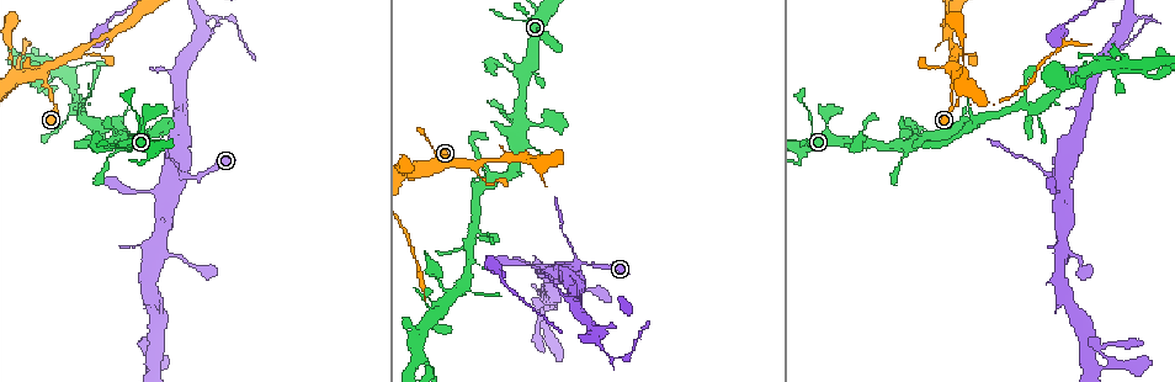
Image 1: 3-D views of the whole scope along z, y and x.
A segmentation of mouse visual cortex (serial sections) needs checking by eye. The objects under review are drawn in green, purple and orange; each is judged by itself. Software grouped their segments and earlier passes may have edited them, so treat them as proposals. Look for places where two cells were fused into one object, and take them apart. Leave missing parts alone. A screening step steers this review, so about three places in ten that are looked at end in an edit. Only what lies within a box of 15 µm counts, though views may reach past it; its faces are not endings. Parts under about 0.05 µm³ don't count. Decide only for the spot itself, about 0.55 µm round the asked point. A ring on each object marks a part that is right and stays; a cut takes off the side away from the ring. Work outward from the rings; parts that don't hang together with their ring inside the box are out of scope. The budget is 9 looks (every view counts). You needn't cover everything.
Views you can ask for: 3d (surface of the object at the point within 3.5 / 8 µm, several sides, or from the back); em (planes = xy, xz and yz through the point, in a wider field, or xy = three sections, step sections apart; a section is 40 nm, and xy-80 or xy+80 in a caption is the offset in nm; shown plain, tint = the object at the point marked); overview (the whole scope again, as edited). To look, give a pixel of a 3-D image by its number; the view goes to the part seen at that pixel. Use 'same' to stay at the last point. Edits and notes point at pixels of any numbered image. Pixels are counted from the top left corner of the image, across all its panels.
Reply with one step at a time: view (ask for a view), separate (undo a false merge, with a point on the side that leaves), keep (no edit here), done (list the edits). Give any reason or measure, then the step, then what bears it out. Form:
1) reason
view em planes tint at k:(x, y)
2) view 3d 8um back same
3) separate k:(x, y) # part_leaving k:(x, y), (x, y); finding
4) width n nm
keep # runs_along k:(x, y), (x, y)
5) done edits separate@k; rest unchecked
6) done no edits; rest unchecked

sharp bend
view 3d 3.5um at 1:(115, 148)

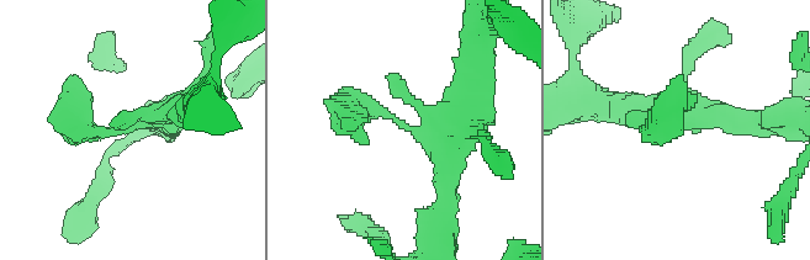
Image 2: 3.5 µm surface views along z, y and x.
shape alone is not enough
view em xy step 2 tint at 2:(402, 127)

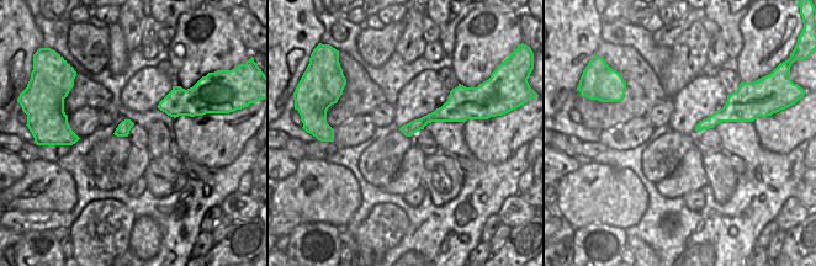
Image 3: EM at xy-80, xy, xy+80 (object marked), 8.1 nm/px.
keep # runs_along 3:(469, 115), (438, 115), (404, 129); all the same cell

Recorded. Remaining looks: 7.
thin arm on a thick one
view 3d 3.5um at 1:(42, 72)

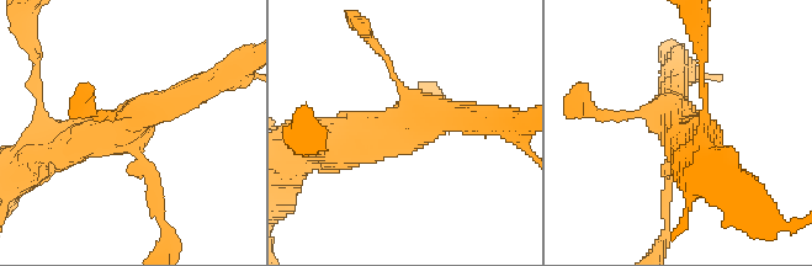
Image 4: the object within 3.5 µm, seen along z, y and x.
shape alone is not enough
view em xy step 3 tint at 4:(126, 131)

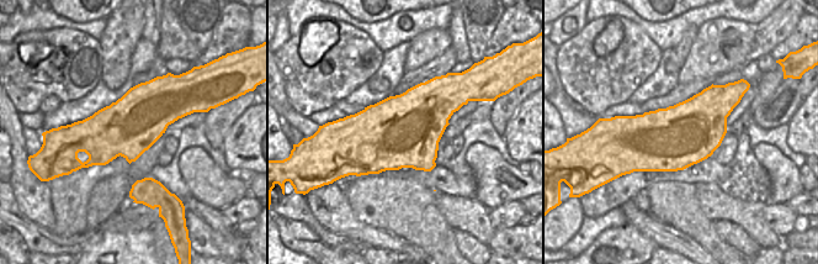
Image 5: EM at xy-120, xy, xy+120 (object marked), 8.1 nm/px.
keep # runs_along 4:(155, 205), (128, 126), (189, 91); all the same cell

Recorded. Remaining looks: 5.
small branch off a trunk
view 3d 8um at 1:(517, 127)

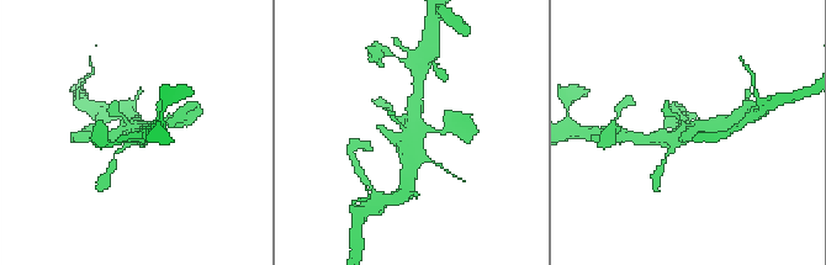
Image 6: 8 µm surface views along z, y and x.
view 3d 3.5um at 6:(411, 133)

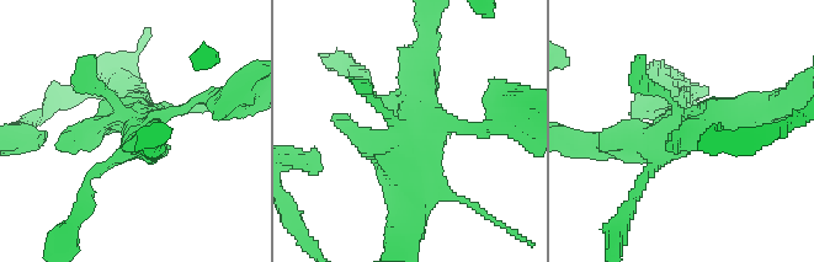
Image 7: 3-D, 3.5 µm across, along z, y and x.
shape alone is not enough
view em xy step 3 tint at 7:(418, 127)

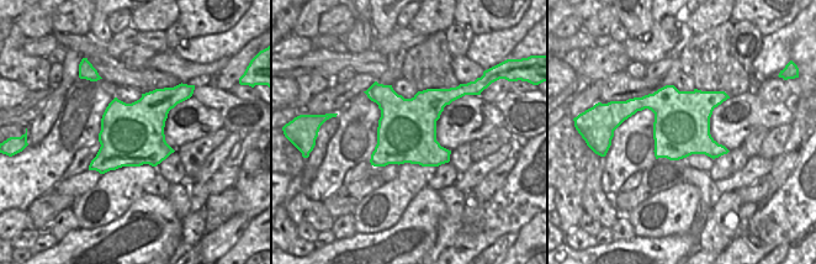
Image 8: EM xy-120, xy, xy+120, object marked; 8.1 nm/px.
keep # runs_along 7:(600, 143), (755, 116); continuous, no second cell

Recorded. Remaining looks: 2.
sharp bend
view 3d 8um at 1:(180, 176)

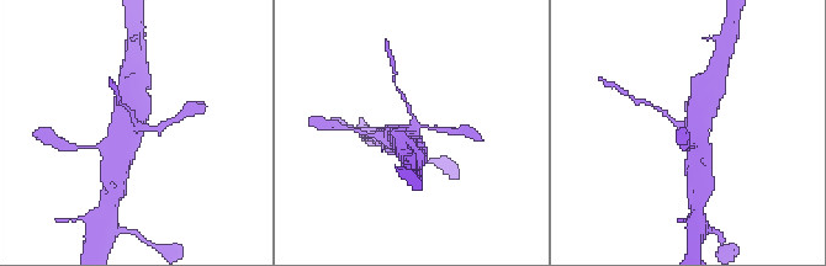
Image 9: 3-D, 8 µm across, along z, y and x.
now the EM
view em xy step 2 tint at 9:(412, 132)

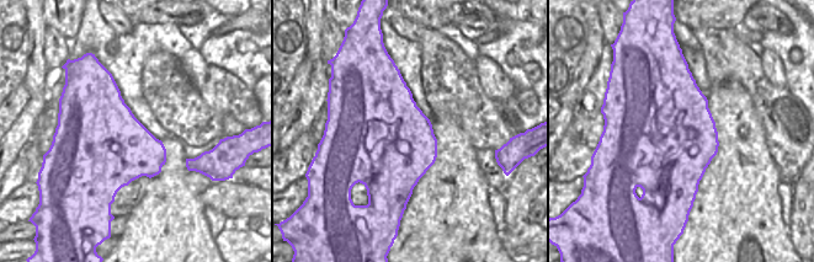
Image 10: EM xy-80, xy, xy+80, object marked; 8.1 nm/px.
keep # runs_along 9:(168, 122), (158, 128), (120, 127), (115, 147); all the same cell

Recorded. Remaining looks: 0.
done no edits; rest unchecked

